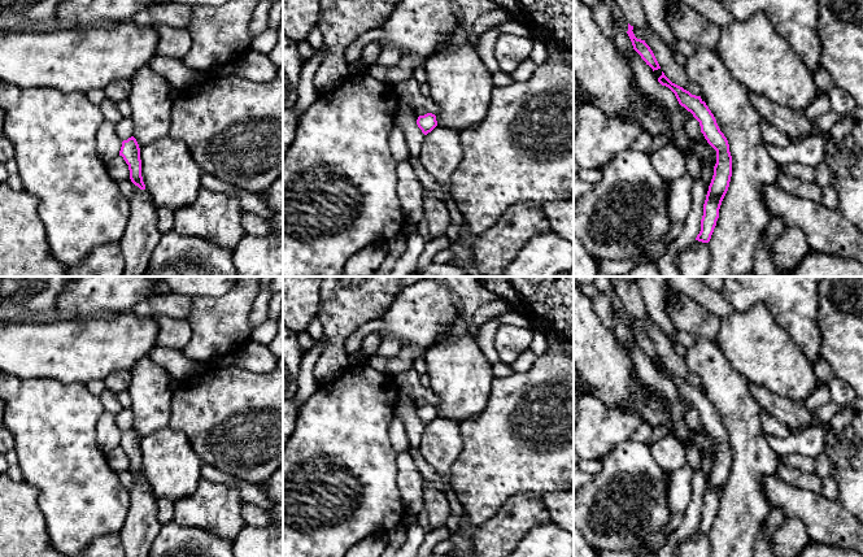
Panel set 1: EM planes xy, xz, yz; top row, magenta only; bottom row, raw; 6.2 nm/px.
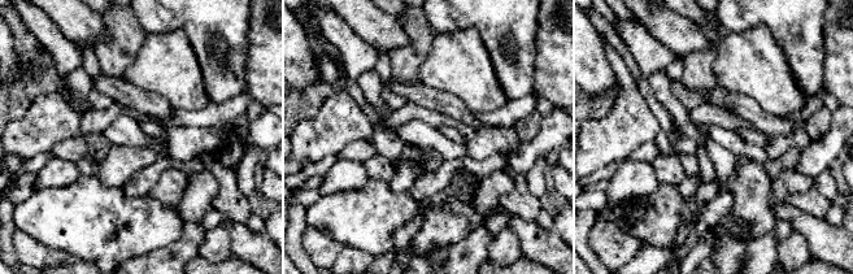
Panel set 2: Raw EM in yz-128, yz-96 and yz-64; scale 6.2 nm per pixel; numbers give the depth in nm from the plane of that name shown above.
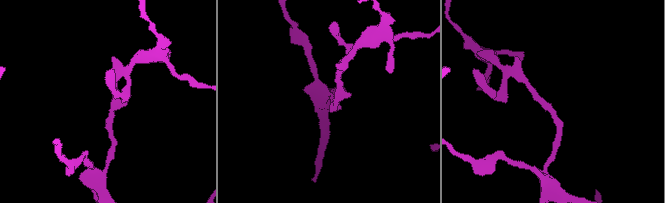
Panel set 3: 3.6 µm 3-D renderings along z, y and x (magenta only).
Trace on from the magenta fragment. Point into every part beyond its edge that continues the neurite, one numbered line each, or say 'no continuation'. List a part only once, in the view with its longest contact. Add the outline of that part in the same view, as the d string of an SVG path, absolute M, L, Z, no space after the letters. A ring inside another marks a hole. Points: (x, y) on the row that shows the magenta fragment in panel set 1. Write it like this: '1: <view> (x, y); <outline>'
no continuation

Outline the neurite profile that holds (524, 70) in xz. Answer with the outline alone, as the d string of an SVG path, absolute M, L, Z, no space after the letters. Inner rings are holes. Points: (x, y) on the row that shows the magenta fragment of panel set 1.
M528 57L510 75L515 83L527 82L536 70L537 64Z

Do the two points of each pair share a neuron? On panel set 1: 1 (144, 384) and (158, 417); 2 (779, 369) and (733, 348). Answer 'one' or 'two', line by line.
1: one
2: one

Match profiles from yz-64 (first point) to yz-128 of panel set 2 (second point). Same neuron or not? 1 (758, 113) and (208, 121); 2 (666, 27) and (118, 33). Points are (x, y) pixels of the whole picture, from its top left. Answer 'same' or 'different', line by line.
1: different
2: different

